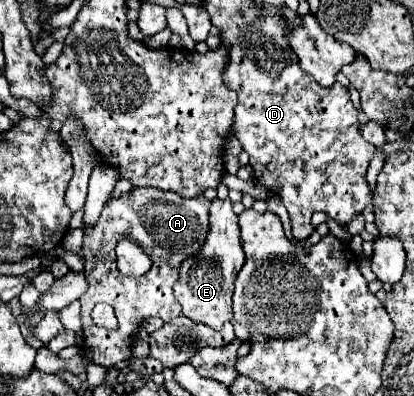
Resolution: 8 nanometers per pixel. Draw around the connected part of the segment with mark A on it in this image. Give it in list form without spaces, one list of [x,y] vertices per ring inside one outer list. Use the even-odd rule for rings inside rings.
[[[133,187],[129,193],[123,193],[121,197],[107,199],[97,223],[85,229],[85,273],[89,277],[89,289],[81,297],[81,305],[83,305],[81,315],[83,315],[83,353],[91,363],[109,369],[117,365],[119,361],[129,359],[133,337],[145,319],[159,317],[163,321],[171,321],[177,315],[181,315],[181,305],[173,295],[173,285],[177,281],[177,269],[181,261],[197,253],[201,247],[201,241],[205,241],[207,231],[209,231],[209,207],[211,207],[211,201],[205,195],[187,199],[173,191],[163,191],[155,187]],[[121,239],[143,239],[143,251],[147,251],[147,255],[153,261],[151,269],[143,277],[125,277],[117,271],[115,247]],[[97,303],[109,303],[115,309],[115,317],[119,321],[117,329],[101,329],[93,323],[91,311]]]

